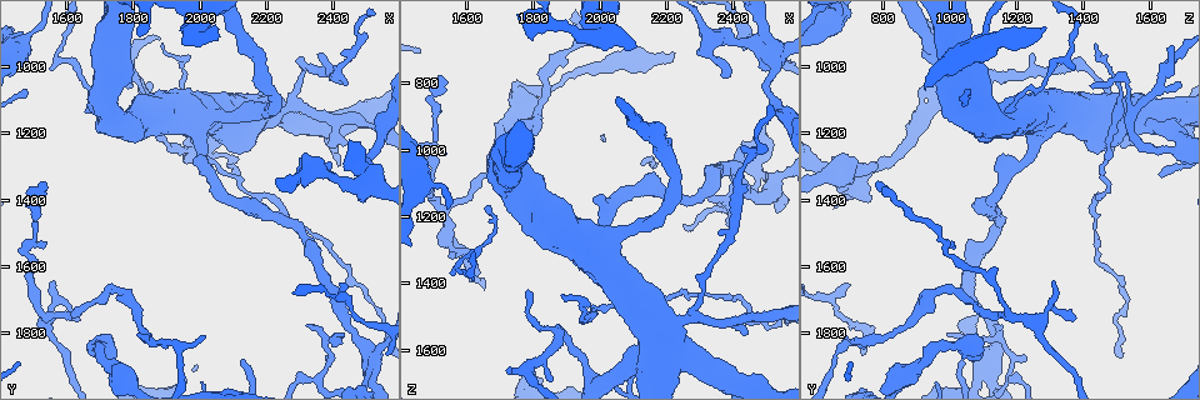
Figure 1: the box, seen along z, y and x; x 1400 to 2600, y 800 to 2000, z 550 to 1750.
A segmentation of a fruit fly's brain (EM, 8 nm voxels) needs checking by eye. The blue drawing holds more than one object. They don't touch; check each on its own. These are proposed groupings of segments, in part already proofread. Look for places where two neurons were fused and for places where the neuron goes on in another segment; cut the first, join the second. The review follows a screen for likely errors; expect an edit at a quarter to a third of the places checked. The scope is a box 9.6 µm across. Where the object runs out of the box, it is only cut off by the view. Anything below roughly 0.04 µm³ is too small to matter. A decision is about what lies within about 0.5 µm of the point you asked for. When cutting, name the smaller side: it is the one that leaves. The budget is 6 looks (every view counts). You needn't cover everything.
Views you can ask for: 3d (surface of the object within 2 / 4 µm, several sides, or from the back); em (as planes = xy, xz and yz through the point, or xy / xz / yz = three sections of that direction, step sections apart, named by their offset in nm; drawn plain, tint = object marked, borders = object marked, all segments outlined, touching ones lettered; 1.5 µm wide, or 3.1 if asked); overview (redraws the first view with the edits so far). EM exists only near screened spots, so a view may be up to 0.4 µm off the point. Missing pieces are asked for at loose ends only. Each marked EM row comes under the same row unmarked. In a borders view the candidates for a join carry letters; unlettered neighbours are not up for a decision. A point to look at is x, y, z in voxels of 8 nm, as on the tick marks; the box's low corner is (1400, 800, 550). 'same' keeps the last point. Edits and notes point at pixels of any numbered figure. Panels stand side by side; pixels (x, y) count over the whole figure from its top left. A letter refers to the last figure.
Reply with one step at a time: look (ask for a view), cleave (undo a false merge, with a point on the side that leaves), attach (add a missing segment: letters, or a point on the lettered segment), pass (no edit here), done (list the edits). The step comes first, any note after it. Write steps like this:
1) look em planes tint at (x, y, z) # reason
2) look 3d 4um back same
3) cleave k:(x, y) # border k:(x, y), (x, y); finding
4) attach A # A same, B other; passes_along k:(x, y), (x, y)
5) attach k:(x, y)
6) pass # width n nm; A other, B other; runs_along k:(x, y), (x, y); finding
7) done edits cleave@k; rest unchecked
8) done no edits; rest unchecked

look em xz step 4 tint at (2430, 1230, 1550) # branch stops here

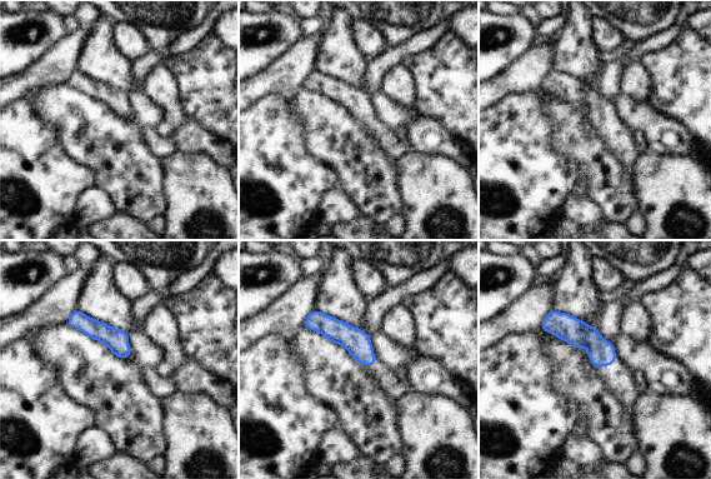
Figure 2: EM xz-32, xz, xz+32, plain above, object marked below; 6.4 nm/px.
look em xz step 4 borders same

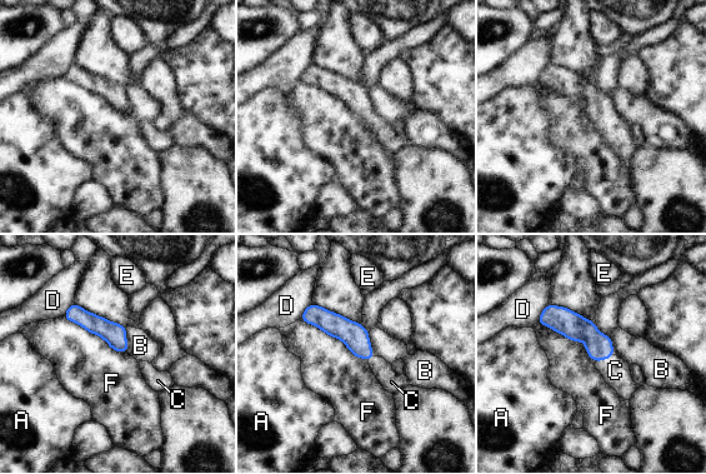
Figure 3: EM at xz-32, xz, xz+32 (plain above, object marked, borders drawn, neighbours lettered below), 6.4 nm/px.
attach 3:(615, 370) # width 150 nm; longest_contact F 500 nm; A other, B other, C same, D other, E other, F other; the neuron continues

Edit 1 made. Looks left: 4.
look overview

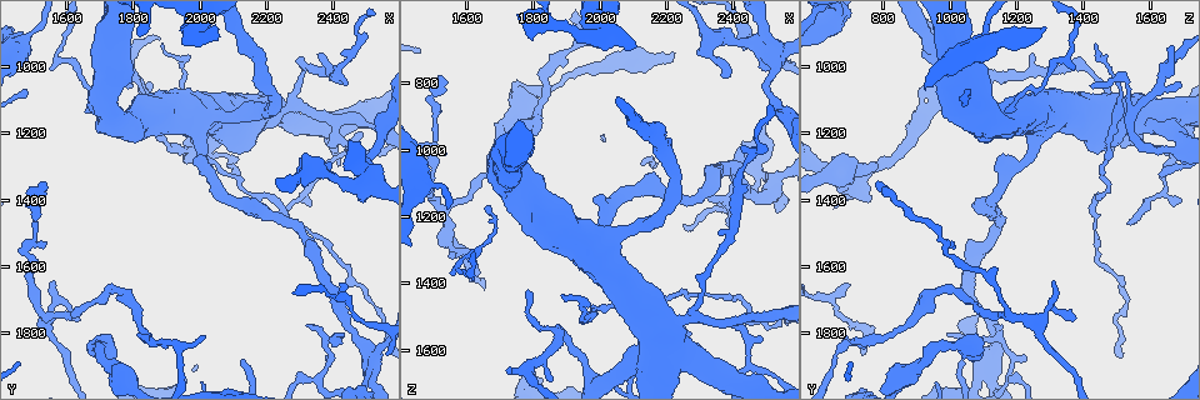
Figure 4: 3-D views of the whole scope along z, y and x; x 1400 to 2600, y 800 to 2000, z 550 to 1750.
look 3d 2um at (2360, 960, 1250) # an open end

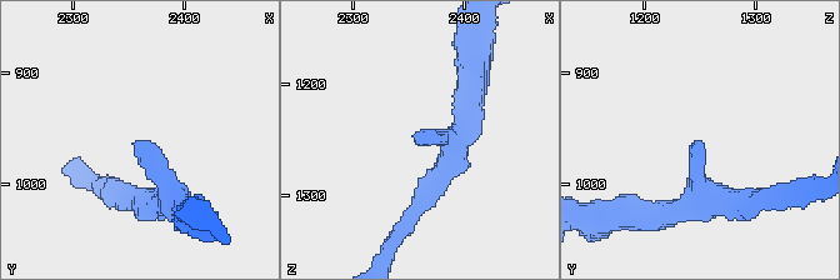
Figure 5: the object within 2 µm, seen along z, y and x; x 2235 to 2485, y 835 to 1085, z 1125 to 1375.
look em planes borders at (2356, 958, 1248) # need the tissue

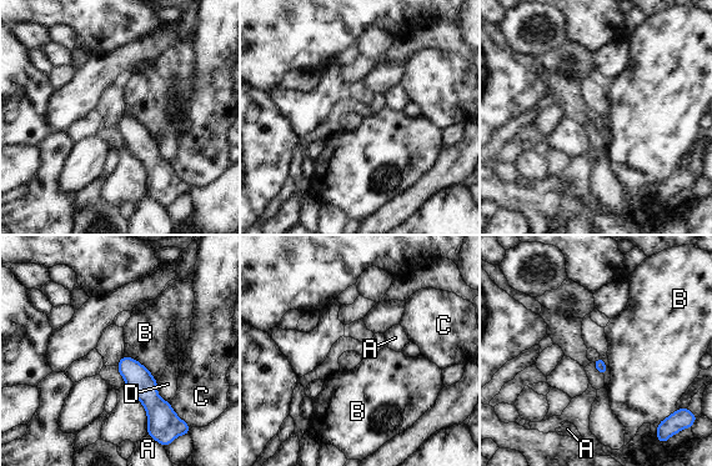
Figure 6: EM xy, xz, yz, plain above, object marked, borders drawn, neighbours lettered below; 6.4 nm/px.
pass # A other, B other, C other, D other; border 6:(129, 356), (138, 360), (156, 381); no lettered segment goes on from it

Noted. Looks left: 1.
look em xy step 4 borders at (2320, 1770, 1130) # an open end

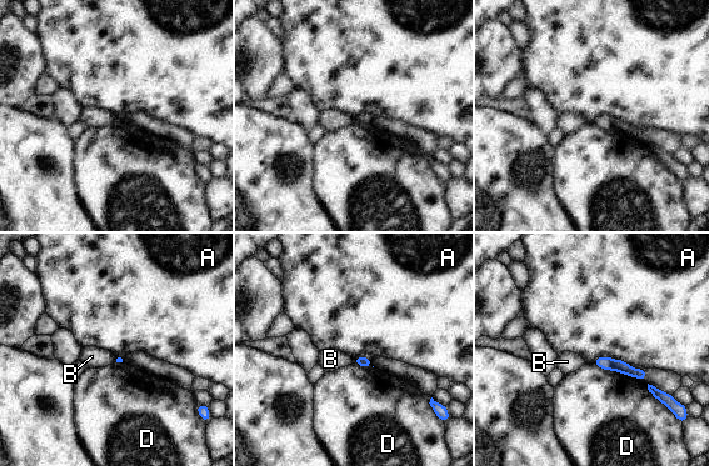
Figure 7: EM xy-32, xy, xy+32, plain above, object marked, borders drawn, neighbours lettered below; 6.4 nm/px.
pass # longest_contact D 340 nm; A other, B other, D other; border 7:(353, 359), (354, 362); no lettered segment goes on from it

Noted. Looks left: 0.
done edits attach@3; rest unchecked

